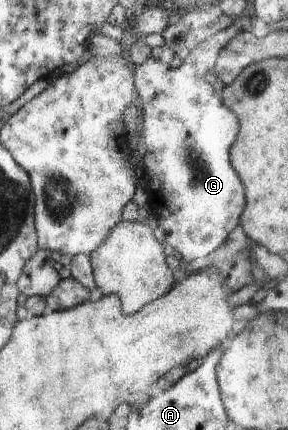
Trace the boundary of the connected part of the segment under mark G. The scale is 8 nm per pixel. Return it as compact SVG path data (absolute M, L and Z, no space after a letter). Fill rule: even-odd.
M215 35L209 41L198 43L183 60L179 68L169 67L166 59L147 58L136 66L135 85L139 101L140 149L147 169L145 189L150 211L157 215L164 239L183 257L183 261L207 258L219 249L224 239L240 225L241 213L245 209L243 183L229 163L229 147L237 137L237 117L223 105L220 93L213 92L209 84L209 73L223 45L225 35ZM211 39L217 43L211 45Z

